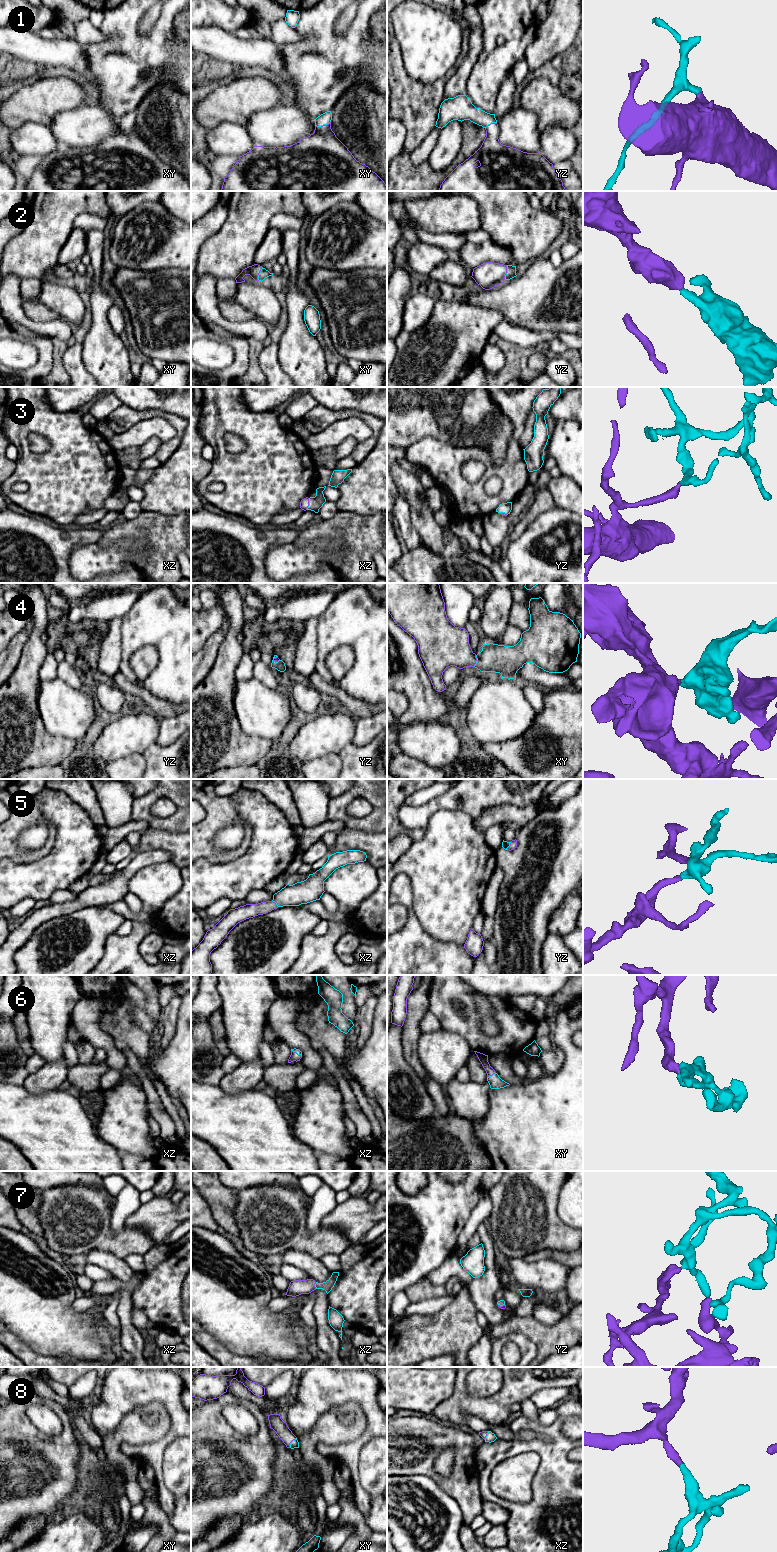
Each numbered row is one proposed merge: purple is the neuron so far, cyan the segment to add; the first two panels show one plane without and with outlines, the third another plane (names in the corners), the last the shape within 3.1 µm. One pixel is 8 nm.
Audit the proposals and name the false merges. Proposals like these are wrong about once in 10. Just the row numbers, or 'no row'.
no row

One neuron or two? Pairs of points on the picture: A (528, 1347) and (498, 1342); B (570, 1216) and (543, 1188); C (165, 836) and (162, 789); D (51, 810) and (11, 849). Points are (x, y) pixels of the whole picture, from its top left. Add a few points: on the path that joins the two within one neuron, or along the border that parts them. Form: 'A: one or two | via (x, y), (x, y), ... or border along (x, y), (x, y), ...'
A: one | via (521, 1341), (518, 1338), (505, 1339)
B: two | border along (565, 1181), (559, 1192), (557, 1215), (567, 1225)
C: two | border along (149, 826), (155, 829), (180, 833)
D: two | border along (38, 800), (40, 812), (45, 821)

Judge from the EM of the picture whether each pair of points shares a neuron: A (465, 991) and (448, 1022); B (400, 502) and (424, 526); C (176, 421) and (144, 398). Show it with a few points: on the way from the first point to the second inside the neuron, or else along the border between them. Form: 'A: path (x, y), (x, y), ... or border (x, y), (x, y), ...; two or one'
A: path (455, 993), (448, 1000), (448, 1012); one
B: border (398, 491), (409, 504), (410, 523), (418, 533); two
C: border (136, 410), (161, 409), (180, 417); two

